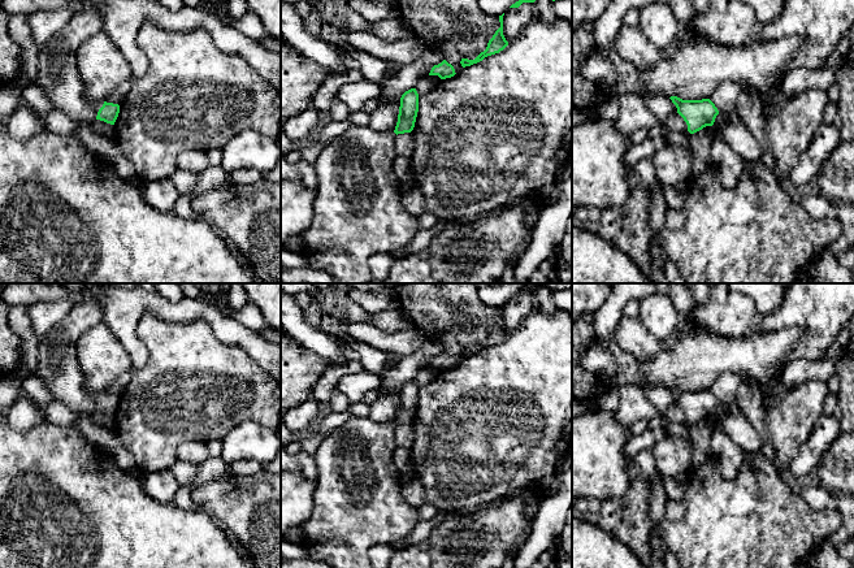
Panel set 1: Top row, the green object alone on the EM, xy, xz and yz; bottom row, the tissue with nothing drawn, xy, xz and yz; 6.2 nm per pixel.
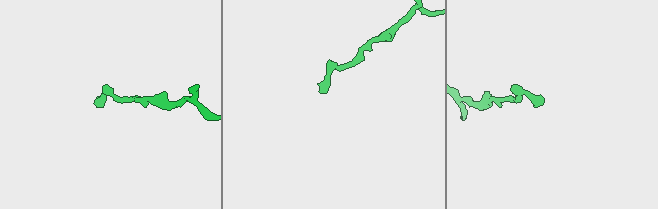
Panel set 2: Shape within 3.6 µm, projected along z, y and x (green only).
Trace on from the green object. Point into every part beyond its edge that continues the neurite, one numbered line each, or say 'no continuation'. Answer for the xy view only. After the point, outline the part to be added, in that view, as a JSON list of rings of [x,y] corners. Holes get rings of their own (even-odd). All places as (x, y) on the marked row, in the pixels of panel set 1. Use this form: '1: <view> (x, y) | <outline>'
1: xy (59, 78) | [[[82,0],[82,8],[39,48],[36,84],[52,105],[75,123],[94,122],[104,104],[84,97],[84,86],[77,66],[77,51],[101,29],[103,0]]]

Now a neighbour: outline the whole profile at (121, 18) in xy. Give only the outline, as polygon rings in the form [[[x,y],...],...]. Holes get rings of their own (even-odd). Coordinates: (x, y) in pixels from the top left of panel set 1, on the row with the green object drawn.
[[[103,0],[101,31],[110,38],[131,68],[130,77],[105,99],[107,103],[121,105],[131,83],[147,73],[148,58],[136,44],[138,31],[146,22],[182,32],[204,29],[220,51],[243,57],[281,96],[281,55],[246,35],[238,25],[196,8],[183,6],[172,12],[156,0]]]

